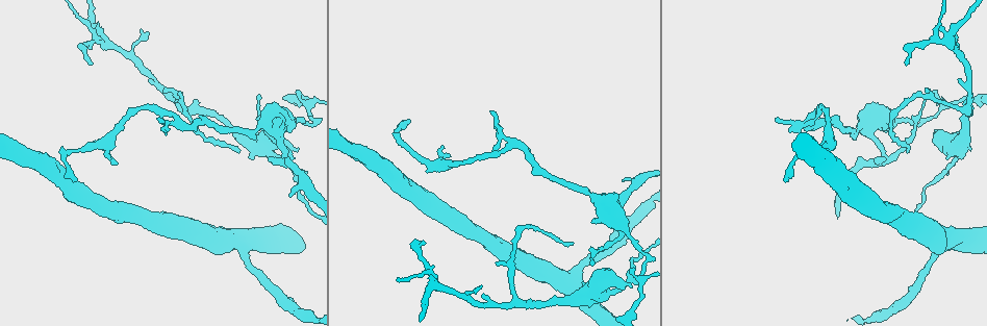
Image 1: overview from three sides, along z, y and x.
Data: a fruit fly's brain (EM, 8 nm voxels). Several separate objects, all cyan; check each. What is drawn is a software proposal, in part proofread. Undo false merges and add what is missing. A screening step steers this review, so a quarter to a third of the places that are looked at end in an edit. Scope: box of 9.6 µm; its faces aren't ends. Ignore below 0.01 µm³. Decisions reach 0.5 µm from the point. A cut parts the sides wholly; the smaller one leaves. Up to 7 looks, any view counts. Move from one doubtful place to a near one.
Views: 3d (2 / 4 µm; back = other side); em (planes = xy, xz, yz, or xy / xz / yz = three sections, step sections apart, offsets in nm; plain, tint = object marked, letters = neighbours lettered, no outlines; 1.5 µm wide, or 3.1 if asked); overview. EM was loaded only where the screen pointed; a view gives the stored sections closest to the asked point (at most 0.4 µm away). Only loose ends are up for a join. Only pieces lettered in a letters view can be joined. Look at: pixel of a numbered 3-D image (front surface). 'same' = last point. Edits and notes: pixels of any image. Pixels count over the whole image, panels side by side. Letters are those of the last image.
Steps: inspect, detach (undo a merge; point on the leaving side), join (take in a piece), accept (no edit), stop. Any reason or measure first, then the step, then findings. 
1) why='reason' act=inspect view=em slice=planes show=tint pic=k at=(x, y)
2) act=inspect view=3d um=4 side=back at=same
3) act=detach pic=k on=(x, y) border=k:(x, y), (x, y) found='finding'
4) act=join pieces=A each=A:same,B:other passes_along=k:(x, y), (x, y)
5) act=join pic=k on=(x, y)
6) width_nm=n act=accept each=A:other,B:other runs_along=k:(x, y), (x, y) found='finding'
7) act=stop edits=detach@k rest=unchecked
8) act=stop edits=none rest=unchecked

act=inspect view=em slice=planes show=plain pic=1 at=(312, 124)

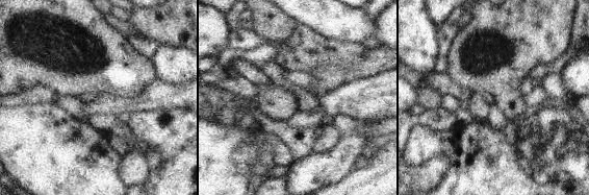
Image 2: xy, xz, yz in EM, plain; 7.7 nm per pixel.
act=inspect view=em slice=planes show=tint at=same

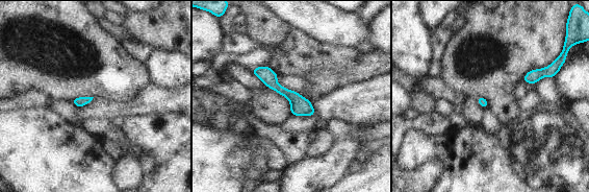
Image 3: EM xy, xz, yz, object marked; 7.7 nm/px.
act=inspect view=em slice=planes show=letters at=same

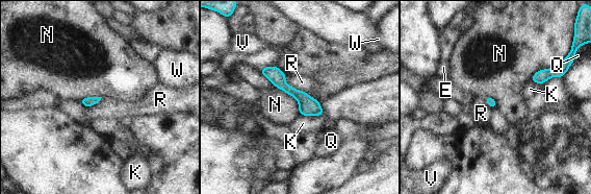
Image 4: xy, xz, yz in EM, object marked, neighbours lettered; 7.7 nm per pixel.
width_nm=70 longest_contact=N:300nm act=accept each=E:other,K:other,N:other,Q:other,R:other,V:other,W:other found='all the same cell'

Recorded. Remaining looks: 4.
why='an open end' act=inspect view=3d um=4 pic=1 at=(90, 65)

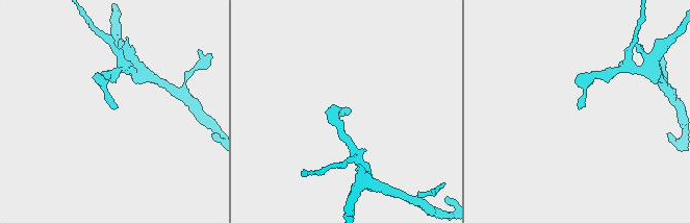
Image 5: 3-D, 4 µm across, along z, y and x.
act=inspect view=em slice=planes show=letters pic=5 at=(115, 108)

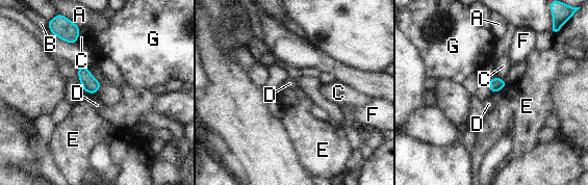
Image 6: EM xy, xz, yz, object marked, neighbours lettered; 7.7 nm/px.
longest_contact=C:120nm act=accept each=A:other,B:other,C:other,D:other,E:other,F:other,G:other border=6:(505, 86), (493, 94) found='no lettered piece goes on from it'

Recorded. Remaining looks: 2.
why='an open end' act=inspect view=3d um=2 pic=1 at=(809, 123)

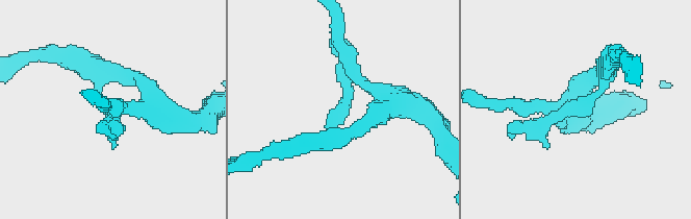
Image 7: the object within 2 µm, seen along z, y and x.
why='need the tissue' act=inspect view=em slice=planes show=letters pic=7 at=(330, 112)

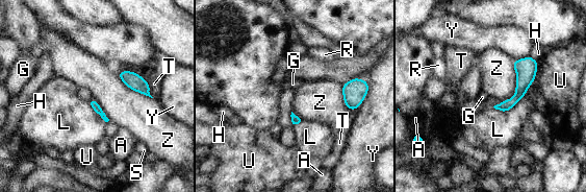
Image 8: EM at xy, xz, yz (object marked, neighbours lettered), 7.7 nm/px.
act=accept each=A:other,G:other,H:other,L:other,R:other,S:other,T:other,U:other,Y:other,Z:other runs_along=8:(530, 60), (520, 93), (500, 108) found='no lettered piece goes on from it'

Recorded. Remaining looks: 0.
act=stop edits=none rest=unchecked

